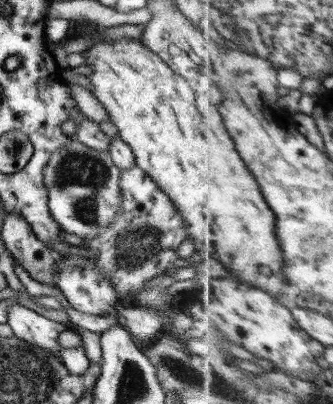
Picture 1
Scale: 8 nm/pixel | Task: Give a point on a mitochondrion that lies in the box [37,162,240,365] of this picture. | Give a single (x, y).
(147, 248)

